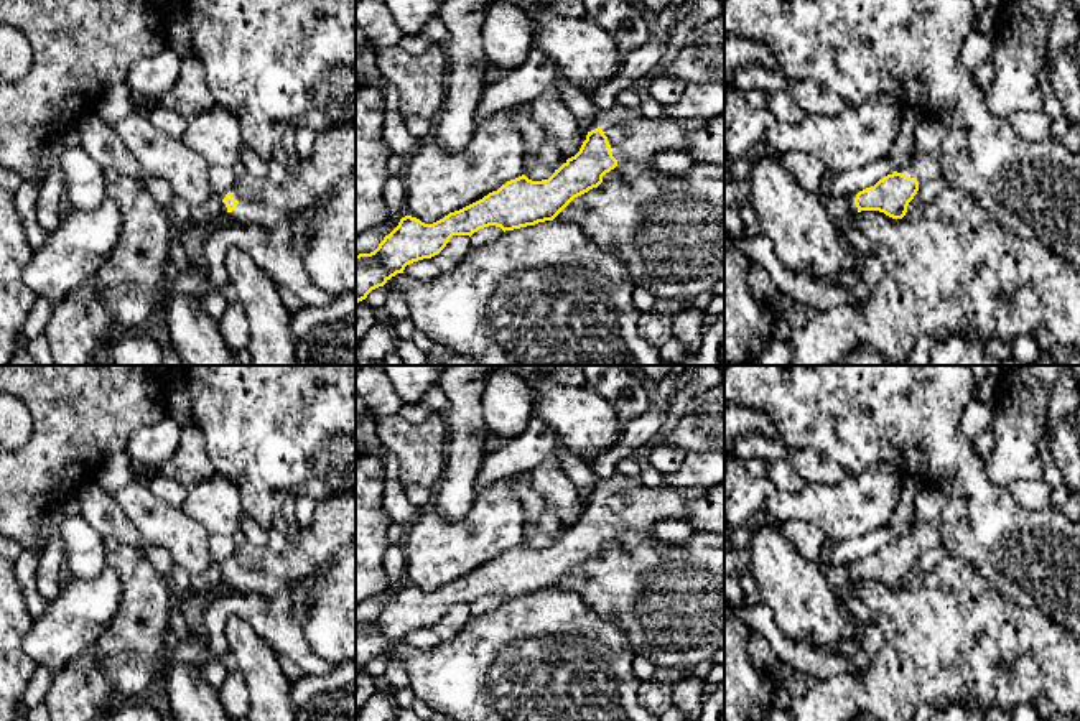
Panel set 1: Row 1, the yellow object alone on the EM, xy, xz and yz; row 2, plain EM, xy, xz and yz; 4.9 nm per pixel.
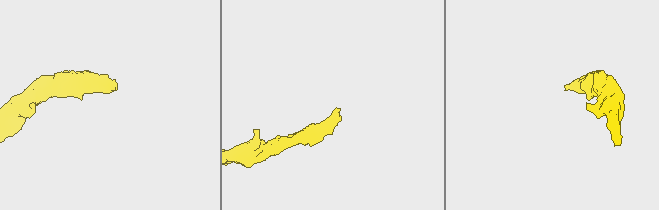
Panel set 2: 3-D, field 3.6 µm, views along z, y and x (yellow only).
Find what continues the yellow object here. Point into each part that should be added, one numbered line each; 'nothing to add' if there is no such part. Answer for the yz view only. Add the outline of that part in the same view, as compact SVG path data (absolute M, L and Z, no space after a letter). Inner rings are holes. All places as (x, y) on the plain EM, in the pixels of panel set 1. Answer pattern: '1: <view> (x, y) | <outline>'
1: yz (924, 534) | M922 487L914 500L914 523L897 542L919 550L919 556L942 545L940 519L943 494L933 487Z

